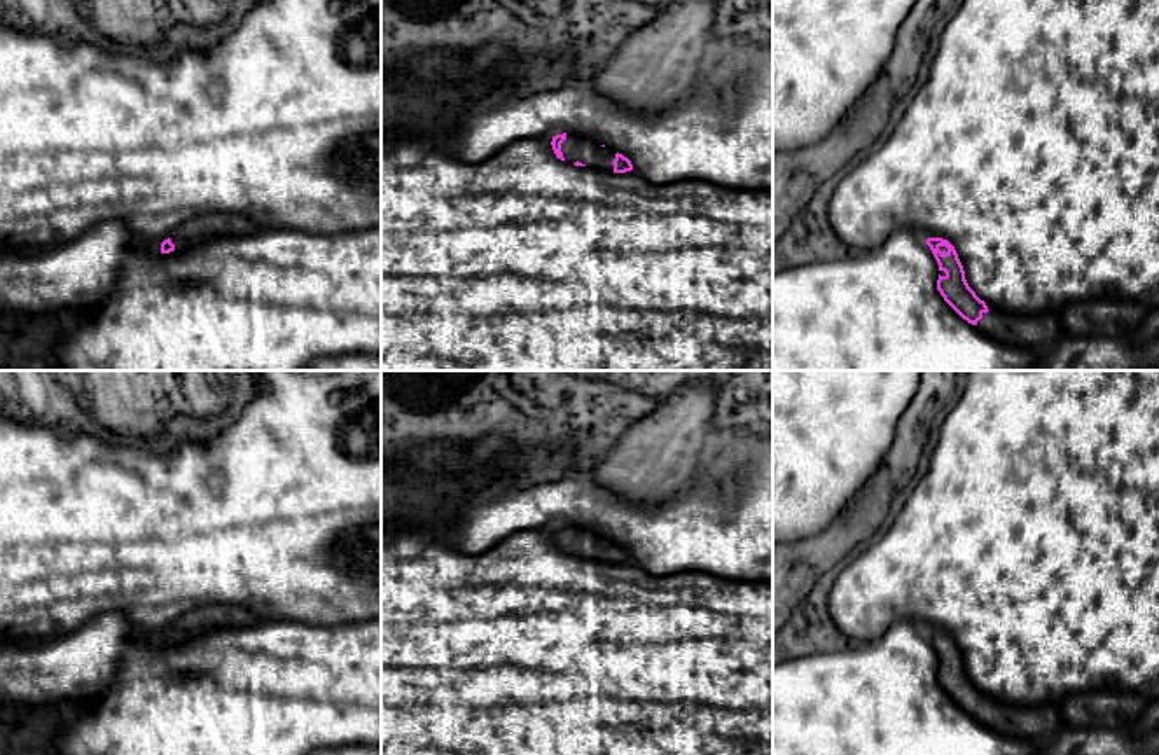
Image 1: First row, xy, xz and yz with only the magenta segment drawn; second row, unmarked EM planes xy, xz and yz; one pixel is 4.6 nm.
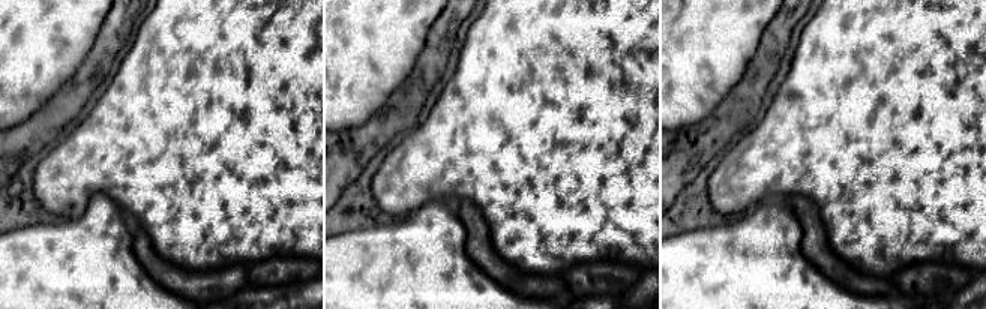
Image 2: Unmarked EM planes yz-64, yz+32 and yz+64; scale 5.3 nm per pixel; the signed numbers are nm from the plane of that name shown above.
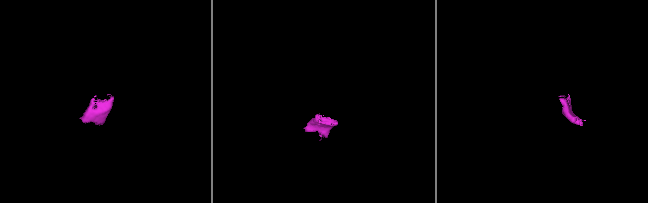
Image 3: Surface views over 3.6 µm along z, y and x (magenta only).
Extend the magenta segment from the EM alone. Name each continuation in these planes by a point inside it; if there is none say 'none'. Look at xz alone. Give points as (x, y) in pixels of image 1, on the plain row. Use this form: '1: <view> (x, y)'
1: xz (574, 540)

